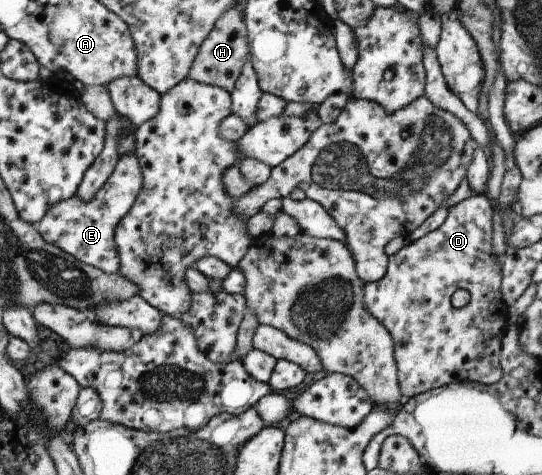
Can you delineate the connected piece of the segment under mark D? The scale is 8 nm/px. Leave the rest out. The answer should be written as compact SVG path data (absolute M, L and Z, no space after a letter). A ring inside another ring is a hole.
M474 193L453 204L437 230L409 241L395 254L388 255L383 278L363 284L361 304L391 336L397 382L403 399L455 381L489 385L501 380L499 355L501 339L509 325L508 310L501 300L501 264L491 254L493 210L487 199L483 194ZM457 289L468 295L468 301L465 306L454 309L450 298Z

